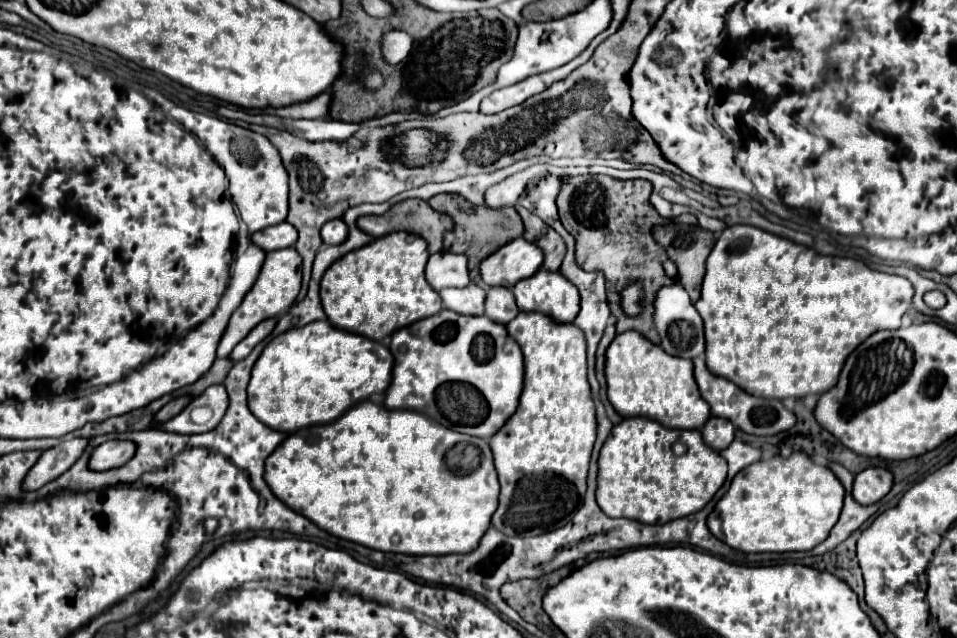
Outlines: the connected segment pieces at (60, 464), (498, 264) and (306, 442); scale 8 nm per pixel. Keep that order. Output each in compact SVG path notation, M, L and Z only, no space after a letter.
M73 438L69 442L63 442L57 448L45 450L41 454L41 458L37 460L37 464L27 472L27 476L21 484L23 490L27 490L27 492L39 490L47 482L59 478L59 474L67 472L75 464L79 454L83 454L85 446L87 446L85 438Z
M515 238L507 246L495 250L489 258L479 264L479 274L489 286L513 288L519 280L533 276L543 264L543 250L527 242L525 238Z
M371 400L361 402L359 406L353 406L351 410L347 410L347 414L343 414L343 418L337 418L331 424L323 424L323 426L311 426L311 428L303 428L295 434L289 434L281 446L271 454L271 458L267 458L265 462L265 480L269 484L269 488L273 490L273 494L287 506L291 506L291 510L303 514L307 520L315 522L321 530L367 546L371 550L381 550L381 552L401 552L401 554L451 554L451 552L471 552L479 546L479 540L483 538L483 534L487 532L487 528L491 526L491 516L497 510L497 496L499 496L499 480L497 480L497 470L493 464L493 454L489 448L489 442L483 438L473 438L467 434L459 434L451 428L445 428L443 424L439 424L437 420L421 414L421 412L413 412L413 410L387 410L385 406L377 406Z

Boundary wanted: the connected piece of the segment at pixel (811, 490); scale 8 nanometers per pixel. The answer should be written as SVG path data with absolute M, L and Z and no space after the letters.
M793 452L789 458L773 456L771 460L763 460L763 462L751 464L751 466L749 466L749 474L747 474L747 470L741 470L741 472L733 478L731 488L729 488L727 494L717 502L715 510L713 510L711 516L707 518L707 524L709 524L711 534L715 534L721 542L729 544L731 548L735 548L735 550L739 550L739 552L797 552L797 550L811 550L811 548L815 548L817 544L821 544L821 542L829 536L831 528L833 528L835 522L839 520L841 508L843 508L843 496L845 496L845 488L843 488L843 484L839 482L839 478L831 472L831 468L815 464L805 452Z

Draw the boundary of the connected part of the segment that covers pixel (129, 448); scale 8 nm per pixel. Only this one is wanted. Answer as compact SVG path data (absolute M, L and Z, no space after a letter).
M109 440L101 446L97 446L91 452L89 458L89 468L91 470L111 470L111 468L119 468L125 466L131 456L135 454L135 444L133 442L125 442L125 440Z

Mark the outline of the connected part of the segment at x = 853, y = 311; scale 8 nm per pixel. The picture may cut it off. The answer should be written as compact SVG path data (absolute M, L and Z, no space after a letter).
M737 224L737 226L729 226L723 230L721 238L715 242L709 258L707 258L707 274L703 280L703 290L701 290L701 298L699 302L695 302L695 308L699 310L701 318L705 320L705 340L707 340L707 368L721 376L727 378L731 382L735 382L739 388L747 390L747 394L755 394L761 398L803 398L807 394L823 394L829 388L835 386L839 372L847 360L847 356L863 342L867 340L873 332L877 330L895 330L901 326L901 316L911 308L911 300L913 300L913 286L911 282L907 282L907 278L897 276L897 274L885 274L885 272L877 272L871 270L869 266L865 266L861 260L853 260L853 258L841 258L841 256L823 256L817 254L813 248L795 244L787 238L781 238L777 234L765 232L761 228L755 226L745 226L745 224Z

